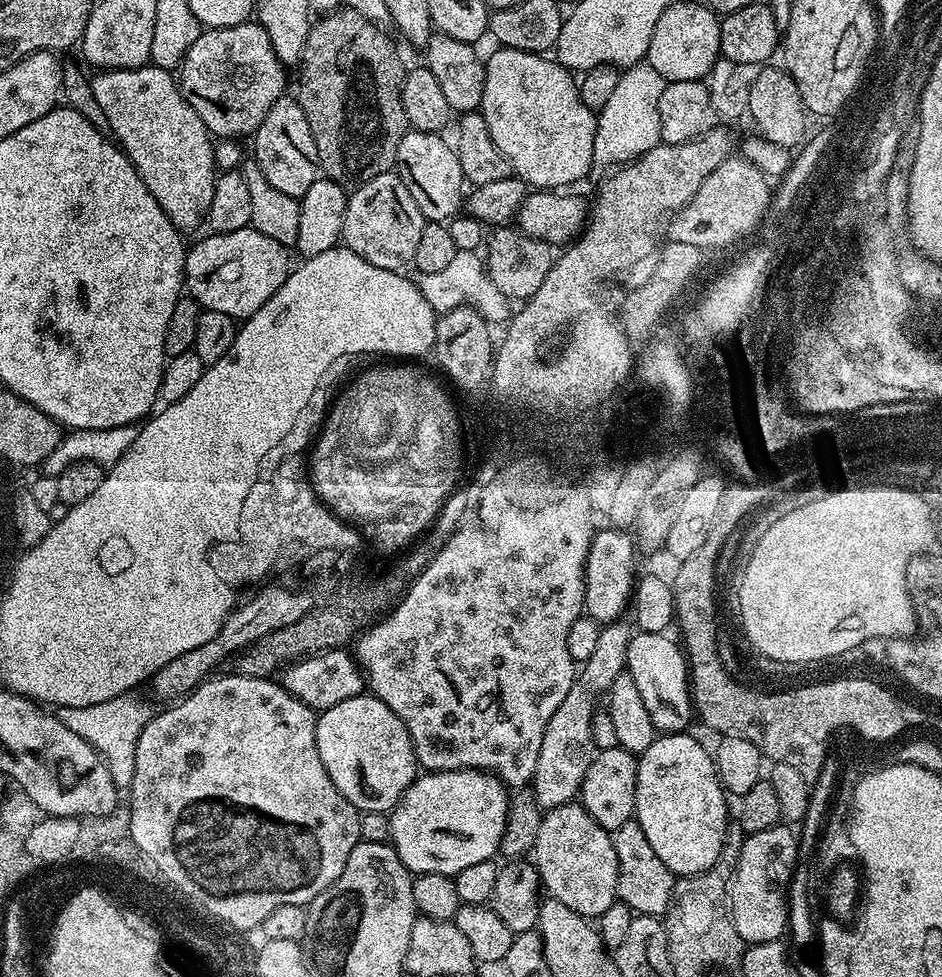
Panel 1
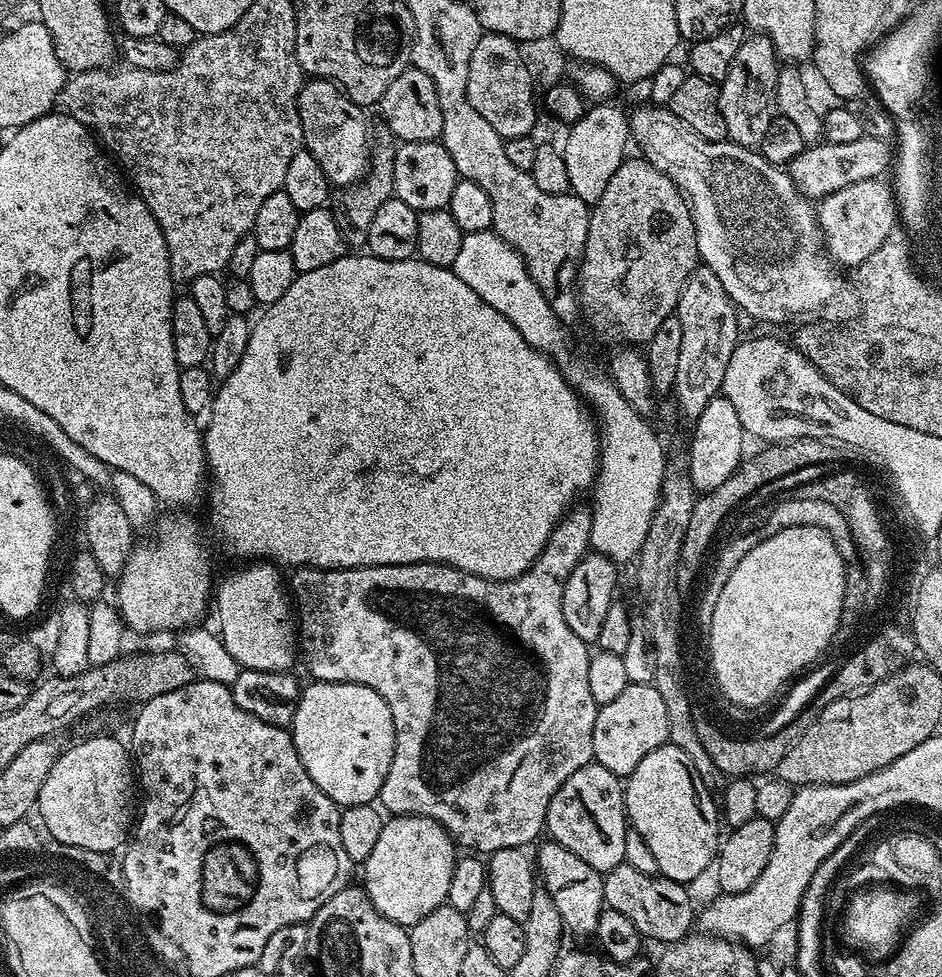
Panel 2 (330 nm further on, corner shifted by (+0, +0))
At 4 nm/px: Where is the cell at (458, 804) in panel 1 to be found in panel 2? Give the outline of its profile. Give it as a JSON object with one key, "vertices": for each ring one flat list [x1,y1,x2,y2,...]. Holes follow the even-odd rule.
{"vertices":[[392,816,385,819,378,843,362,866,364,893,387,920,411,926,448,899,450,874,458,859,452,836,434,818]]}

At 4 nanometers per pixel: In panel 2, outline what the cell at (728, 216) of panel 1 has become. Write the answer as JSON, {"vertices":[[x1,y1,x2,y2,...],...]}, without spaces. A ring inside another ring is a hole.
{"vertices":[[866,134,862,138,858,138,858,142,850,142,849,144,830,144,821,142,805,147,802,154,798,154,798,158,794,158,792,164,787,165,786,171,791,176,796,188,803,196,809,198,823,198,835,191,842,190,843,187,850,186,851,183,862,182,864,179,881,179,889,171,890,165,894,160,894,148,887,139,880,139,871,134]]}

